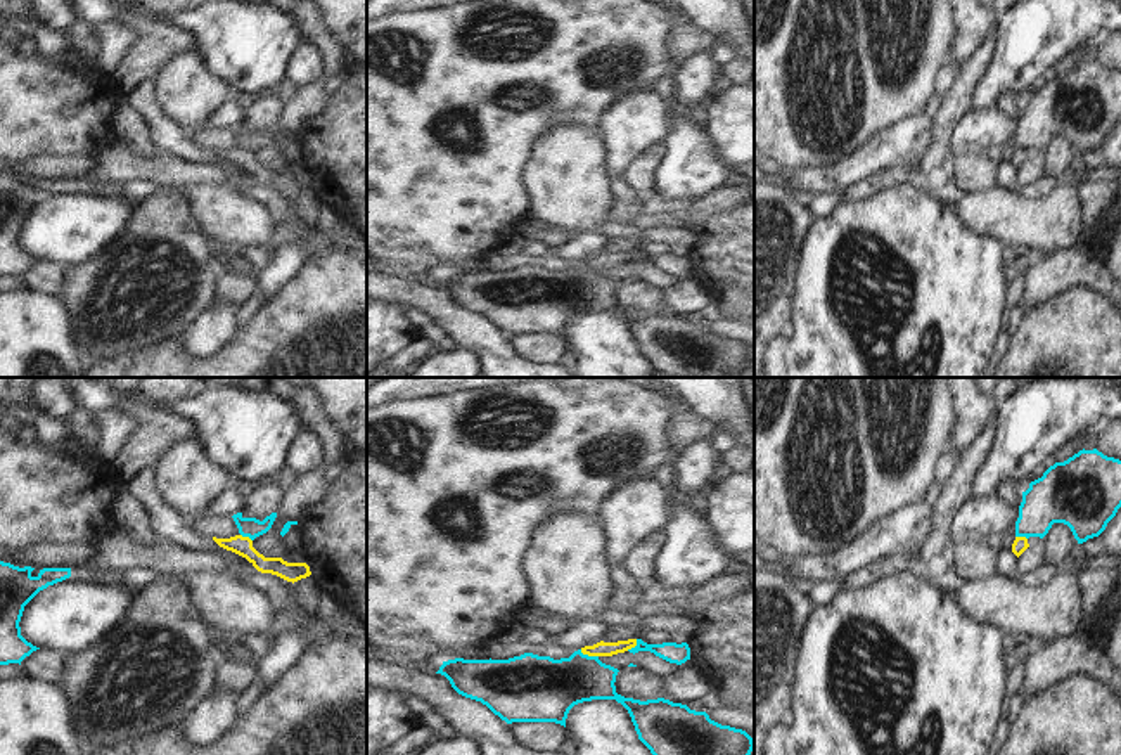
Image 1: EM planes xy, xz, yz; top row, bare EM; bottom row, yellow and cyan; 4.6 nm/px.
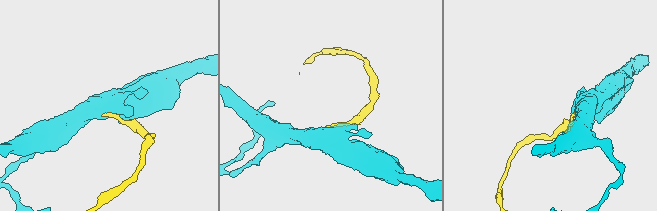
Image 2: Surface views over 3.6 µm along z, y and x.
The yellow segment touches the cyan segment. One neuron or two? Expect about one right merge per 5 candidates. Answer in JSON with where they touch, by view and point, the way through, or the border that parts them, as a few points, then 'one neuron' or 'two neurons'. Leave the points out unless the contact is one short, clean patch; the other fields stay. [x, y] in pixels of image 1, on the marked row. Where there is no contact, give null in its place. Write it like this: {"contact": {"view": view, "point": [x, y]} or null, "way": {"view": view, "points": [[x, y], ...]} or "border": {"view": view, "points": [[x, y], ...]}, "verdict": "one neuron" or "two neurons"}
{"contact": {"view": "xz", "point": [589, 655]}, "border": {"view": "xz", "points": [[580, 650], [597, 657]]}, "verdict": "two neurons"}

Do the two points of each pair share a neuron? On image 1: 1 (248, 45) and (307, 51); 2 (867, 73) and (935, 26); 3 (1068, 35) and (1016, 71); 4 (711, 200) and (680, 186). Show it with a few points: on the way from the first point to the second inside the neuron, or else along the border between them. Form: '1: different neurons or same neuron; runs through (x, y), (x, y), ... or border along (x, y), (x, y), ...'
1: different neurons; border along (300, 44), (289, 58), (284, 78)
2: same neuron; runs through (891, 87), (900, 89), (917, 71), (921, 51)
3: same neuron; runs through (1056, 35), (1028, 59)
4: different neurons; border along (727, 182), (692, 203), (663, 203)

